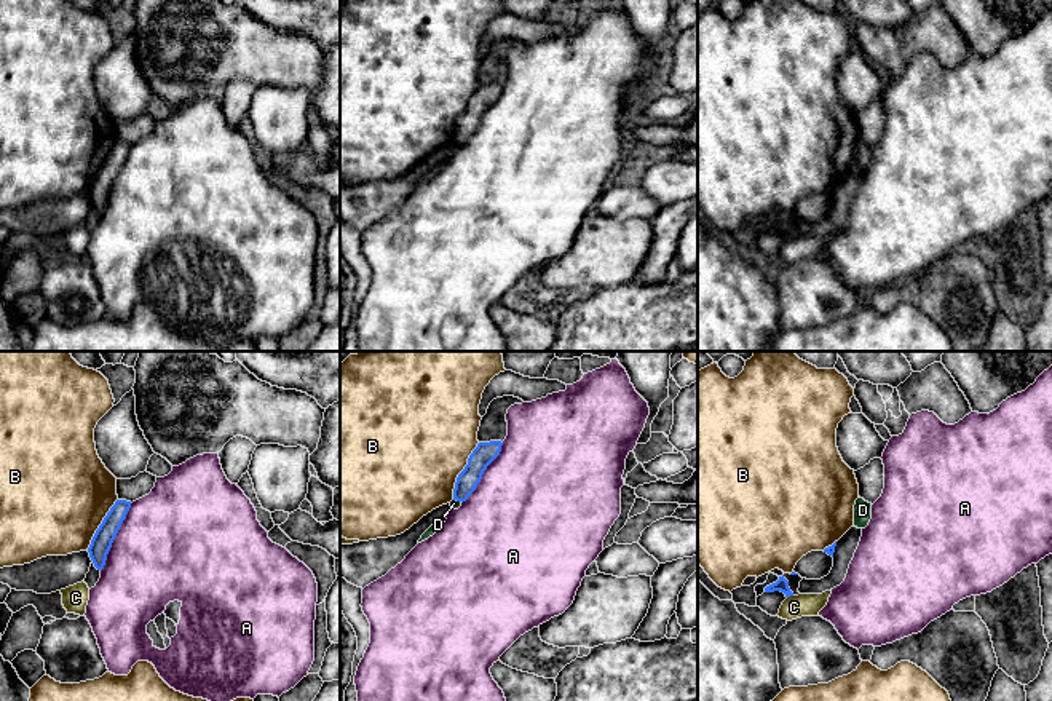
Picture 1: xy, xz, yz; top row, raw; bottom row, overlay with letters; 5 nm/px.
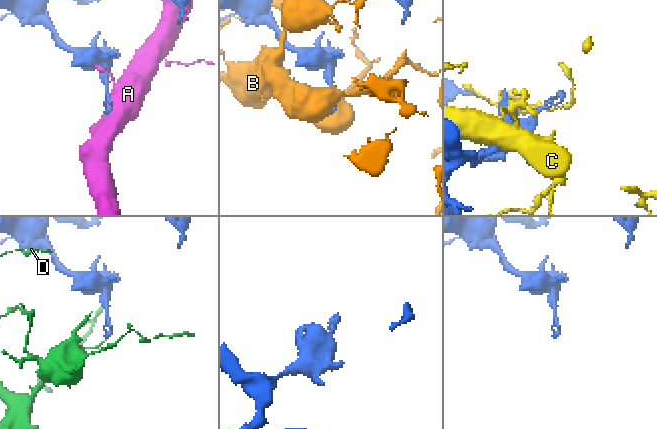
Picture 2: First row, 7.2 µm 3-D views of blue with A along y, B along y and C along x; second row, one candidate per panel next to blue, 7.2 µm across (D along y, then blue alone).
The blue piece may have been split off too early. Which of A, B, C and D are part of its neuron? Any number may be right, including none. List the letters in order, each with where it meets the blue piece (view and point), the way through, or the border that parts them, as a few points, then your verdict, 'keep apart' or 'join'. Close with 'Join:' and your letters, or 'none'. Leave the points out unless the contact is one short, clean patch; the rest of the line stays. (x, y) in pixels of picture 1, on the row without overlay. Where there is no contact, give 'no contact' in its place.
A: xy (115, 178) | keep apart
B: xz (462, 114) | keep apart
C: yz (789, 238) | keep apart
D: xz (458, 142) | along xz (454, 141), (462, 144) | keep apart
Join: none

